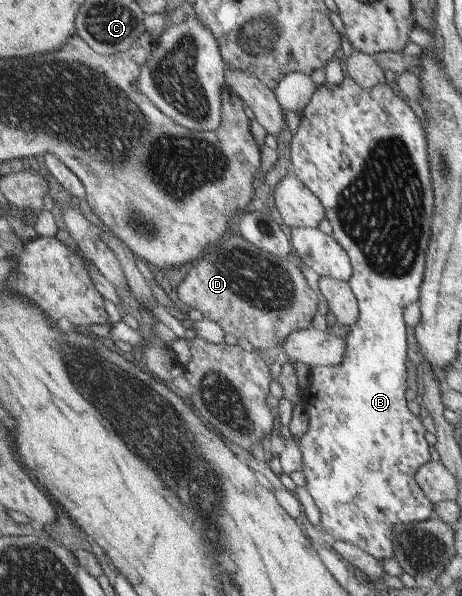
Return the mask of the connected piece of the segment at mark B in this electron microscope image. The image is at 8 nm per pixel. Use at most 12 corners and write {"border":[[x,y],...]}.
{"border":[[316,86],[292,173],[359,316],[298,438],[318,532],[376,561],[433,517],[402,309],[432,223],[426,127]]}

